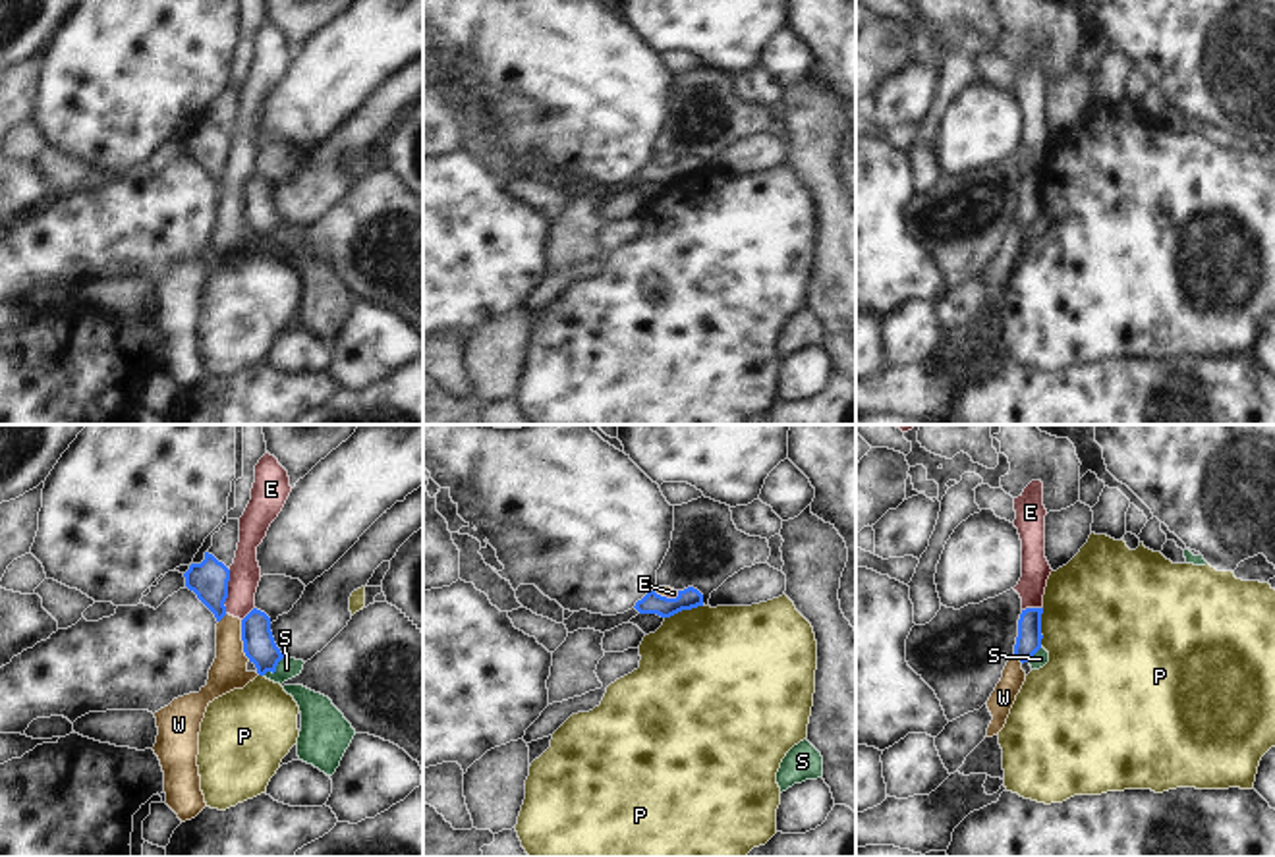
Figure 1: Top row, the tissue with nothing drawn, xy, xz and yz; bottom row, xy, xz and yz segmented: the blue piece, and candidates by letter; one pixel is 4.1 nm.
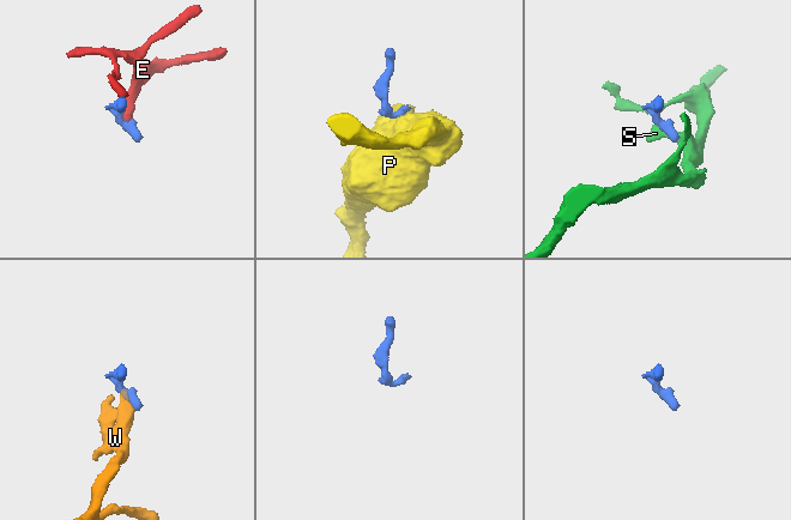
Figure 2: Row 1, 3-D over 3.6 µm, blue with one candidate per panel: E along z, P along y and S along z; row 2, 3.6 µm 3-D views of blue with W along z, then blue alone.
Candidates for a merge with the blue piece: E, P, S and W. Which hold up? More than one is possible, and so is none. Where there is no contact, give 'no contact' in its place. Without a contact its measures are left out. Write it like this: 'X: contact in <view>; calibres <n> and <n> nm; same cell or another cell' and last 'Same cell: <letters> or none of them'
E: contact in xy; calibres 160 and 130 nm; another cell
P: contact in xz; calibres 90 and 480 nm; another cell
S: contact in xy; calibres 140 and 90 nm; another cell
W: contact in xy; calibres 140 and 150 nm; another cell
Same cell: none of them

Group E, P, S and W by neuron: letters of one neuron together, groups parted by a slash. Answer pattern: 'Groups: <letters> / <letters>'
Groups: E W / P / S

